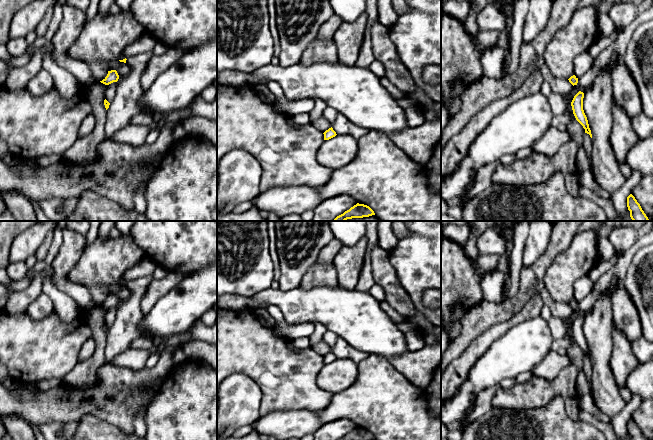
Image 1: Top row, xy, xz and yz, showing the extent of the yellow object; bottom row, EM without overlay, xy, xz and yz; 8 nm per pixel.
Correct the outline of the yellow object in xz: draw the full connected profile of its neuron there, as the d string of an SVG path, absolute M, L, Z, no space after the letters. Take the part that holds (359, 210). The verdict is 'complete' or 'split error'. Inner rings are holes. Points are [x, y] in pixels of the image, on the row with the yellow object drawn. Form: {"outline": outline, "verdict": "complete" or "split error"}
{"outline": "M357 203L343 214L337 216L333 221L346 221L352 218L363 218L375 215L374 211L367 205Z", "verdict": "complete"}

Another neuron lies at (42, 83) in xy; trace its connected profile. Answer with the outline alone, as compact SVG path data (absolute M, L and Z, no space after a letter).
M42 69L34 78L28 82L26 86L26 90L33 96L45 95L53 88L53 78L51 74L45 69Z

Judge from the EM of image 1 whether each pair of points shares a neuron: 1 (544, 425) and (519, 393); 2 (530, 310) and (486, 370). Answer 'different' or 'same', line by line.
1: different
2: different

